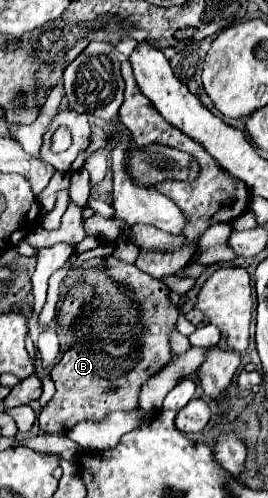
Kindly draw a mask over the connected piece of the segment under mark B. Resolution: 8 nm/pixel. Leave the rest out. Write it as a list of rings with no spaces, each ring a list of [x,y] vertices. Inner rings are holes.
[[[113,254],[105,256],[101,266],[105,274],[117,284],[117,288],[127,292],[127,296],[131,296],[131,300],[137,304],[141,314],[141,330],[135,336],[121,338],[121,342],[93,336],[91,340],[73,342],[65,350],[63,358],[49,372],[55,384],[55,394],[39,414],[39,428],[45,434],[65,434],[81,420],[103,418],[115,410],[135,410],[141,386],[173,358],[167,336],[175,328],[177,306],[169,304],[169,290],[165,284],[151,278],[149,274],[145,276],[145,272],[141,272],[137,266],[123,262]],[[109,386],[117,386],[117,390],[113,394],[105,394],[103,390]]]

